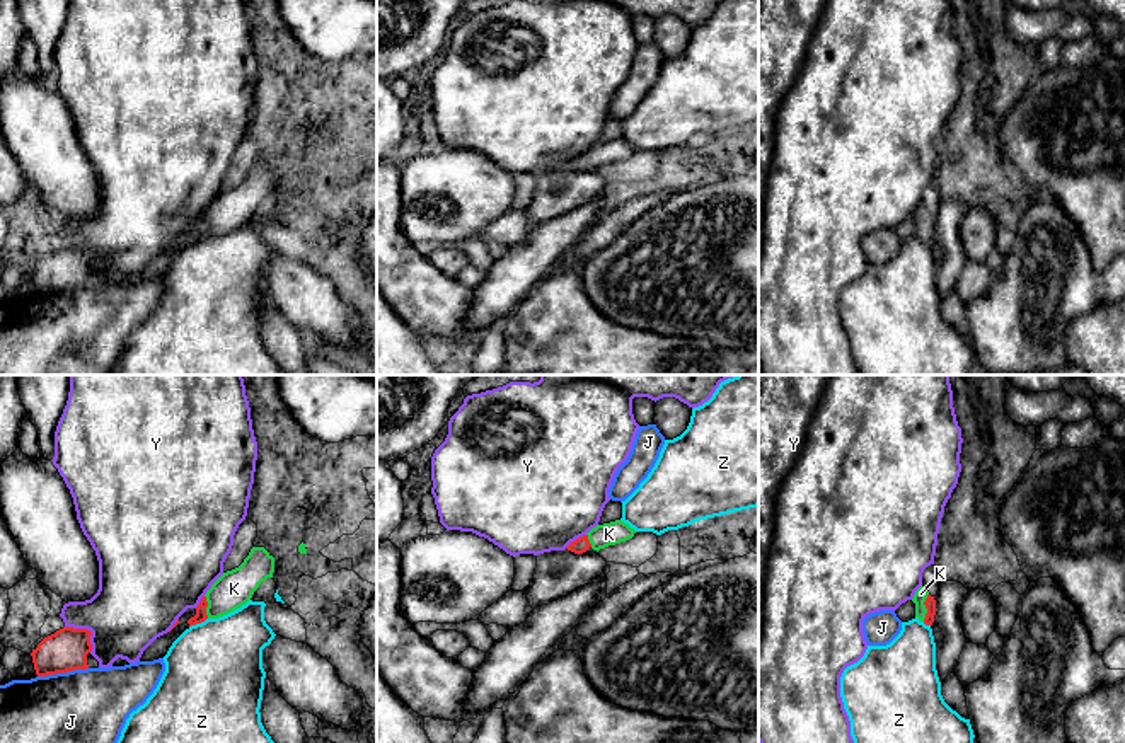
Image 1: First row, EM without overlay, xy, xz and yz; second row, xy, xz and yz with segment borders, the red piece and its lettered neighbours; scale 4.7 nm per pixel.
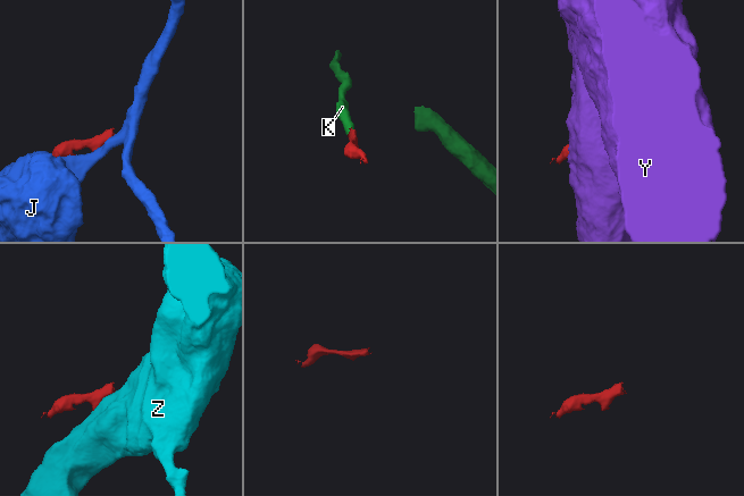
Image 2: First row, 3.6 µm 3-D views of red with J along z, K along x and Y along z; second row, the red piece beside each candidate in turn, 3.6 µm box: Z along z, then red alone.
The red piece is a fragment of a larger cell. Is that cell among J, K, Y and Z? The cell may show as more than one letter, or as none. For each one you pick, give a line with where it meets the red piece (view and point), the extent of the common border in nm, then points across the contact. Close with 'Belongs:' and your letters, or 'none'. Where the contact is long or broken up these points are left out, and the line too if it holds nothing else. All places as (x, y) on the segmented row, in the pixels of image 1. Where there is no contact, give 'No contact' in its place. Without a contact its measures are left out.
K: Touches red at yz (926, 607). Shared border 140 nm. Path across: yz (929, 602), (926, 607), (921, 593)
Belongs: K

